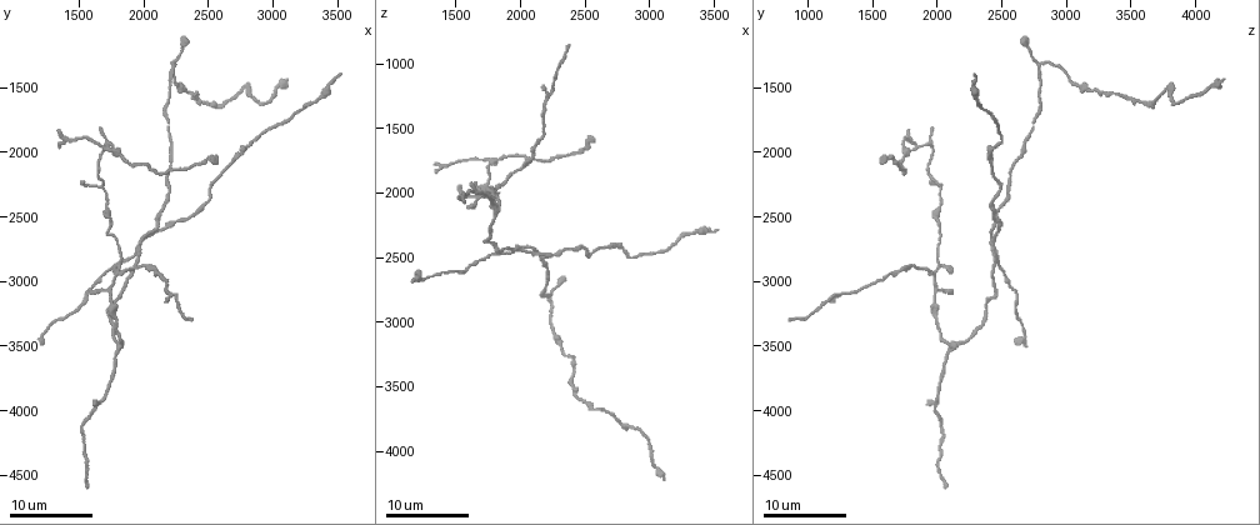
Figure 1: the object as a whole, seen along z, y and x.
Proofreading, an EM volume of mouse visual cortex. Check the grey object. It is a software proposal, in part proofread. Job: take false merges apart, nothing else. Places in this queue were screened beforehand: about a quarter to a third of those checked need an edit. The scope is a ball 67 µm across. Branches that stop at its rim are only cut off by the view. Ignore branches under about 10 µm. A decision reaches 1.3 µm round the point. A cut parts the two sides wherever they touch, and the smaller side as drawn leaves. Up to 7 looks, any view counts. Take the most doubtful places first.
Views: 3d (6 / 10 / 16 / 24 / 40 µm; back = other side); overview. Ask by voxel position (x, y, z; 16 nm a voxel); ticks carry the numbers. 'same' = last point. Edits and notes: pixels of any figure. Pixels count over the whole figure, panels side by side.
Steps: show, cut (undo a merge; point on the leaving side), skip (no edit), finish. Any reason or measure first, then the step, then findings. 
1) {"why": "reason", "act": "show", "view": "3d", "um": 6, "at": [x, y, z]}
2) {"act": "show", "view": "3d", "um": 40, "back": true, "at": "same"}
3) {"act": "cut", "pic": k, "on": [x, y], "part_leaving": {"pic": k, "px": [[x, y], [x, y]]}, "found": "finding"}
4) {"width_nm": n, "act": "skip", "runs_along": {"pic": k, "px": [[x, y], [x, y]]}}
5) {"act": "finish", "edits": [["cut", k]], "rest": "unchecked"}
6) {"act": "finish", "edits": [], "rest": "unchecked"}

{"why": "three-way junction", "act": "show", "view": "3d", "um": 24, "at": [1820, 2940, 1960]}

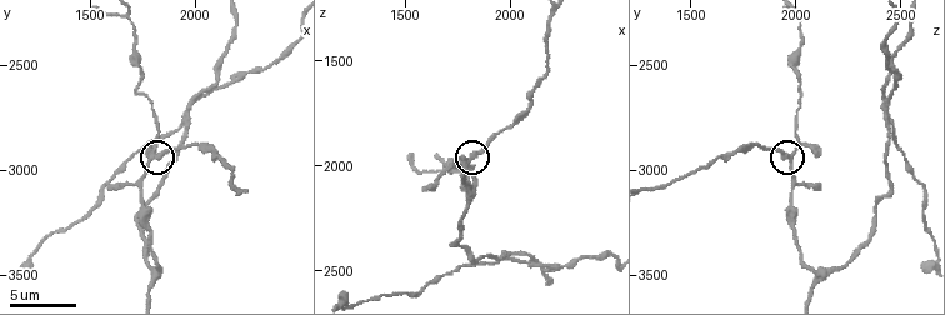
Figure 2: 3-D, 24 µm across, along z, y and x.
{"act": "show", "view": "3d", "um": 6, "at": [1820, 2940, 1980]}

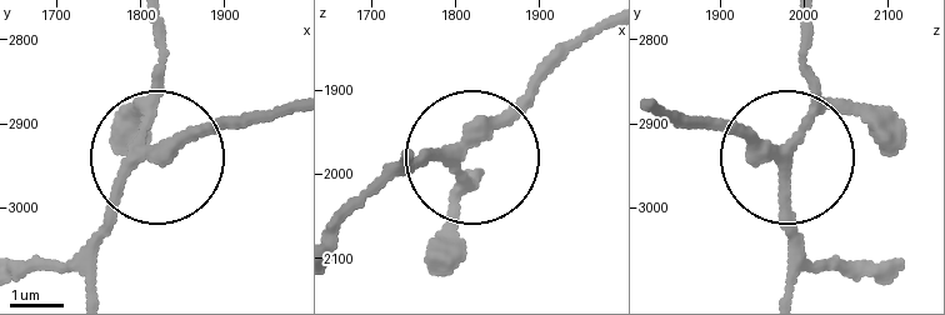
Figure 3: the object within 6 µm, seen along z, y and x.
{"act": "skip", "runs_along": {"pic": 3, "px": [[793, 285], [788, 155], [703, 124]]}, "found": "continuous, no second neuron"}

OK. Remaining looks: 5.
{"why": "arms part here", "act": "show", "view": "3d", "um": 10, "at": [1830, 3510, 2120]}

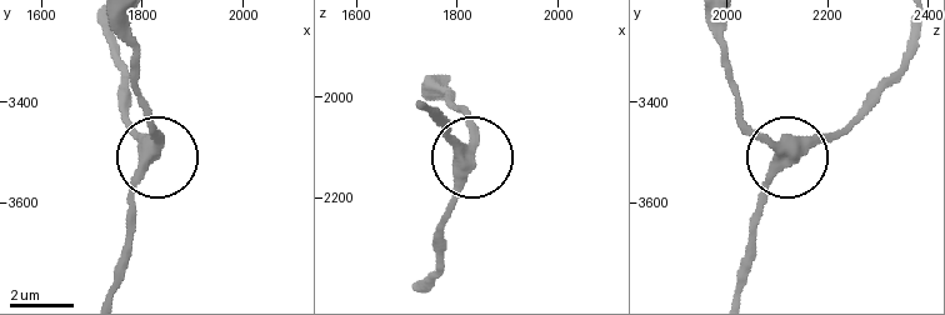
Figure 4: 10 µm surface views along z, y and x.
{"side_arm_um": 20, "act": "skip", "runs_along": {"pic": 4, "px": [[913, 26], [905, 68], [849, 124], [784, 156], [751, 250]]}, "found": "one neuron here"}

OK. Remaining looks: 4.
{"act": "show", "view": "3d", "um": 16, "at": [2240, 1320, 2840]}

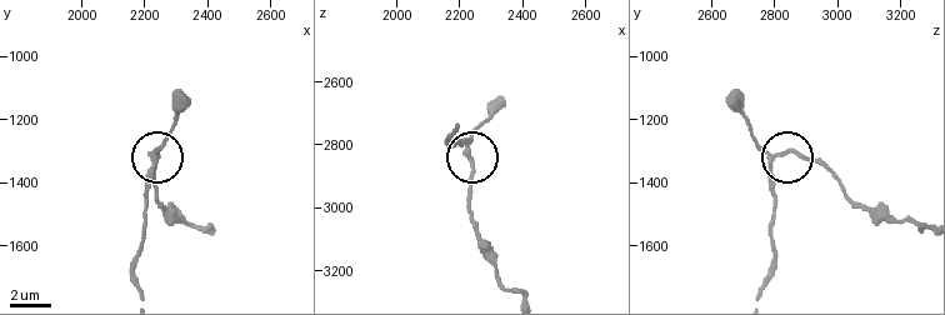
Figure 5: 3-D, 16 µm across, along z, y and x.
{"act": "show", "view": "3d", "um": 6, "at": [2230, 1320, 2820]}

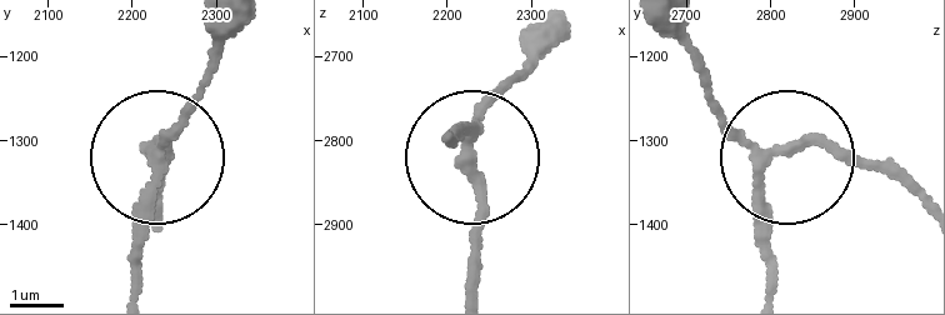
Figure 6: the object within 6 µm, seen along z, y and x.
{"act": "show", "view": "3d", "um": 6, "back": true, "at": [2225, 1310, 2820]}

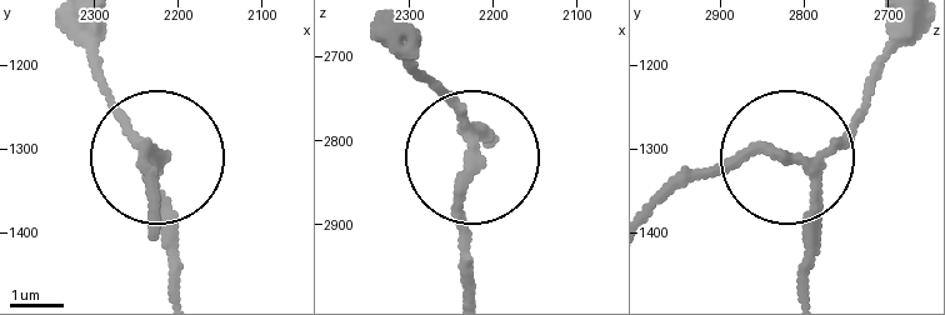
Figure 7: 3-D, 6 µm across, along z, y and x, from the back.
{"arms": 3, "act": "skip", "runs_along": {"pic": 7, "px": [[803, 283], [803, 175], [749, 153], [673, 175]]}, "found": "all the same neuron"}

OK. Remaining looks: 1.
{"act": "finish", "edits": [], "rest": "unchecked"}

